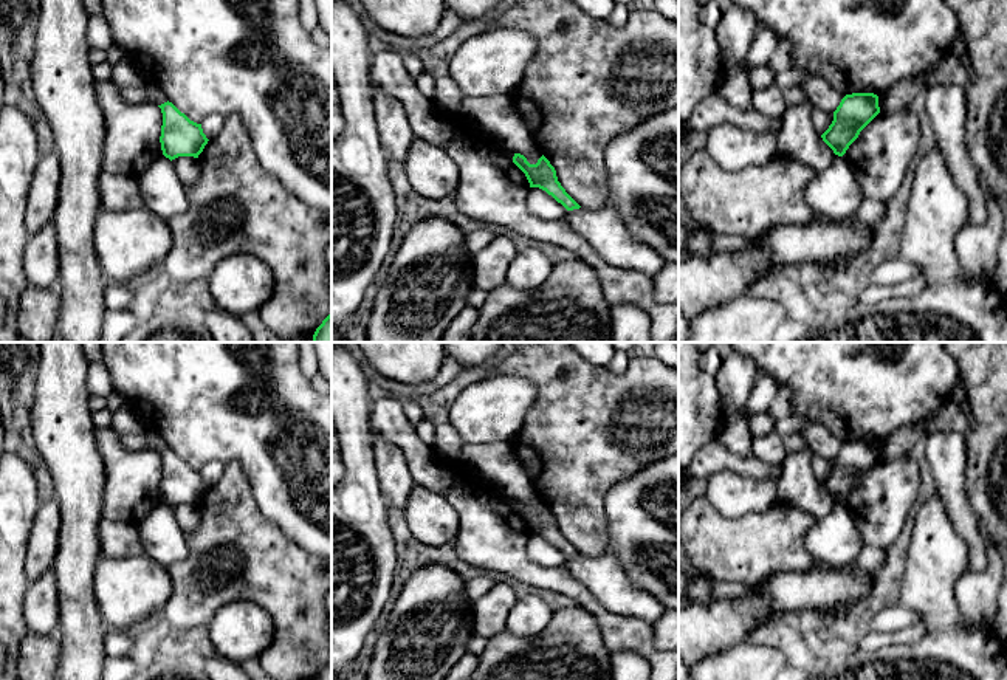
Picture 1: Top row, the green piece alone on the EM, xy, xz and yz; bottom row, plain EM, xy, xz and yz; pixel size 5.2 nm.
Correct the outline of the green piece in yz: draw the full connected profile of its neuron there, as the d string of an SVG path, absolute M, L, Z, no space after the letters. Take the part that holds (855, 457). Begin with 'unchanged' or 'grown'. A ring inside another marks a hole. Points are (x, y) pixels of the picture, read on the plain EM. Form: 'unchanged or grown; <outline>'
unchanged; M874 440L846 441L829 476L821 482L823 488L843 503L860 479L880 460L878 443Z

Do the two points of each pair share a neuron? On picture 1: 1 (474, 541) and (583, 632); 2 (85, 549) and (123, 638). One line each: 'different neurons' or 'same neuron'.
1: different neurons
2: different neurons

